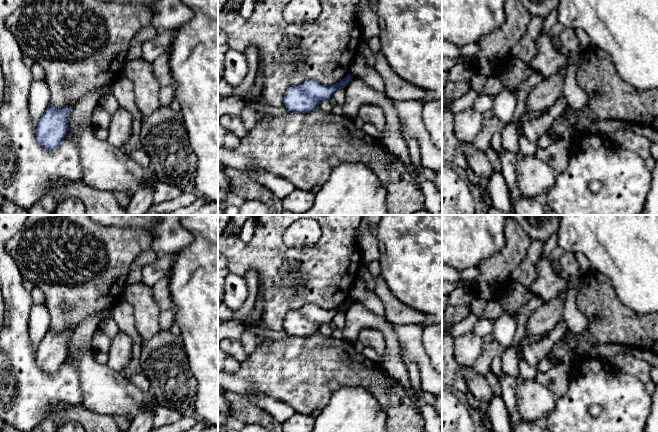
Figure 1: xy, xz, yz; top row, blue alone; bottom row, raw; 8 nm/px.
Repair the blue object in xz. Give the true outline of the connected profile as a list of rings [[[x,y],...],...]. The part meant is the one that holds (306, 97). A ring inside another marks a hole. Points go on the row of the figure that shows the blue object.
[[[348,74],[340,82],[332,85],[322,85],[314,80],[290,87],[284,97],[284,106],[293,113],[304,113],[319,108],[324,99],[330,99],[340,88],[344,88],[353,78]]]

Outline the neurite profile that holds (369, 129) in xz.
[[[364,123],[362,126],[361,130],[366,134],[370,135],[376,139],[379,139],[380,137],[380,132],[377,130],[377,128],[371,124],[371,123]]]

